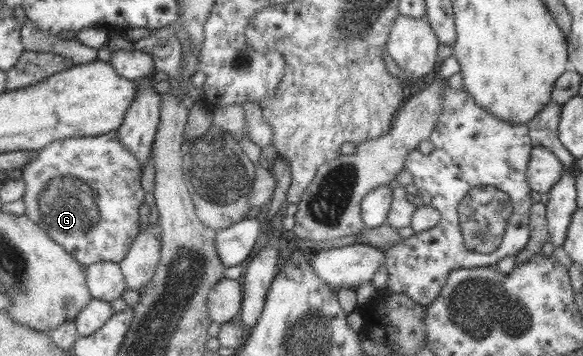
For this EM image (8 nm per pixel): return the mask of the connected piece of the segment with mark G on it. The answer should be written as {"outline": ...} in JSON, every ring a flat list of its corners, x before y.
{"outline":[[112,131,87,137,56,139,35,152,30,162,21,169,25,191,21,201,29,221,38,223,51,241,56,241,75,261,88,266,100,261,118,264,129,251,138,234,138,207,143,203,144,191,140,184,142,167,132,153]]}

